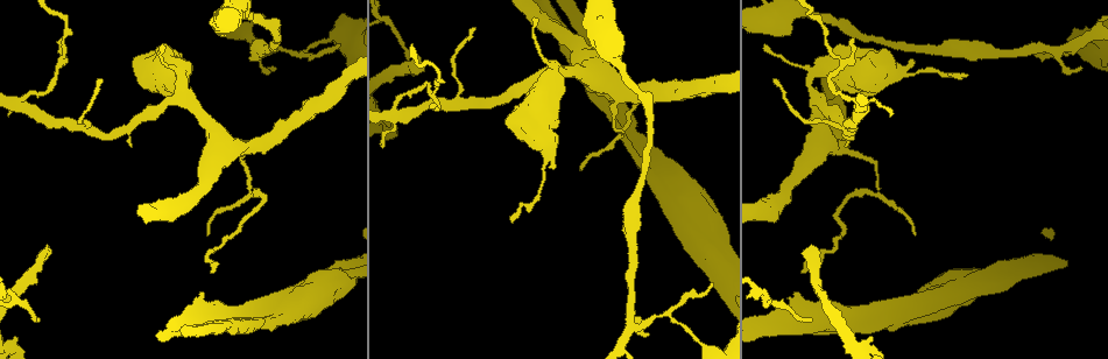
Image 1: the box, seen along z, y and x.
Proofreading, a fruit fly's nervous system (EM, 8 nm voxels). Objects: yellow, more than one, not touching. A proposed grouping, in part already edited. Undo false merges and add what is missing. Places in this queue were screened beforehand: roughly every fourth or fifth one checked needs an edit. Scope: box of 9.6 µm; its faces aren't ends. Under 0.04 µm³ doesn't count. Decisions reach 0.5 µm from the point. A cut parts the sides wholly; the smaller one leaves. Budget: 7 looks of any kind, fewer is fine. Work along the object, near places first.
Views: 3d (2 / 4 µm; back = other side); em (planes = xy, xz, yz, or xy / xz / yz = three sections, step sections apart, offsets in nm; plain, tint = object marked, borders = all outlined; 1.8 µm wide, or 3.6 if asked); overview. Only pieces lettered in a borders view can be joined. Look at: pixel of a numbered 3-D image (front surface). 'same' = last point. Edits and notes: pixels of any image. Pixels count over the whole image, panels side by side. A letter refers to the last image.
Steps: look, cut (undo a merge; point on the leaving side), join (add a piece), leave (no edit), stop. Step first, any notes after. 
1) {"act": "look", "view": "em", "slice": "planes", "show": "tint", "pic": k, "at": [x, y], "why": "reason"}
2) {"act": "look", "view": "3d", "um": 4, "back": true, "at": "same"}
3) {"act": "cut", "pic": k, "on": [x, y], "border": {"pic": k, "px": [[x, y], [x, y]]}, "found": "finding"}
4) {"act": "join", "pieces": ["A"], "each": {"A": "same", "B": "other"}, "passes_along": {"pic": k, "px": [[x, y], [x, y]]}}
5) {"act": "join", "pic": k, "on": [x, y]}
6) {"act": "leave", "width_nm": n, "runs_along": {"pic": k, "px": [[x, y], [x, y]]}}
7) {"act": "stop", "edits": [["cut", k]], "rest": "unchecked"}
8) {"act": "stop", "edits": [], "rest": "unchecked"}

{"act": "look", "view": "em", "um": 3.6, "slice": "xy", "step": 8, "show": "borders", "pic": 1, "at": [550, 87], "why": "calibre changes"}

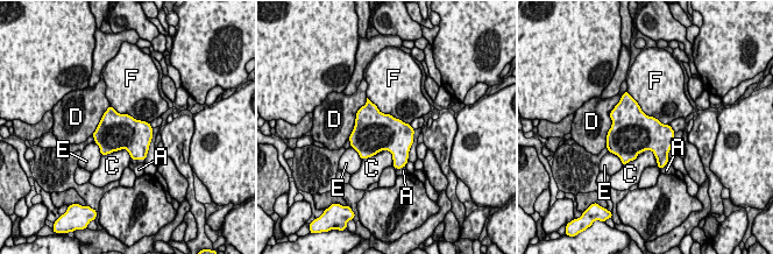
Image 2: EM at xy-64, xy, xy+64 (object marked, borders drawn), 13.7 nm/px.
{"act": "look", "view": "em", "um": 3.6, "slice": "planes", "show": "borders", "at": "same", "why": "cut it another way"}

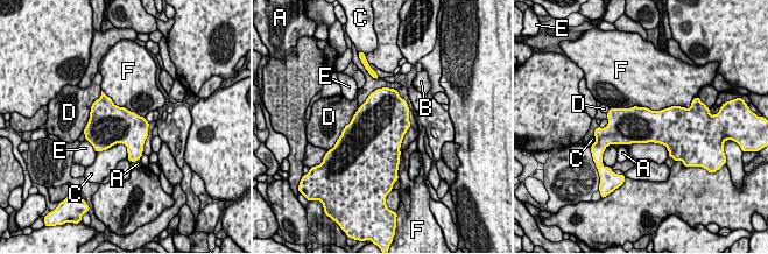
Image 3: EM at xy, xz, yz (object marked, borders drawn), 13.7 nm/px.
{"act": "leave", "each": {"A": "other", "B": "other", "C": "other", "D": "other", "E": "other", "F": "other"}, "border": {"pic": 3, "px": [[680, 105], [610, 108]]}, "found": "one neuron here"}

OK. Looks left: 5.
{"act": "look", "view": "3d", "um": 4, "pic": 1, "at": [419, 58], "why": "branch stops here"}

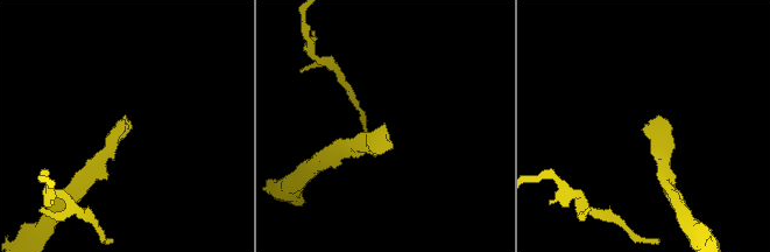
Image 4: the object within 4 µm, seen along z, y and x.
{"act": "look", "view": "em", "slice": "planes", "show": "borders", "pic": 4, "at": [384, 123]}

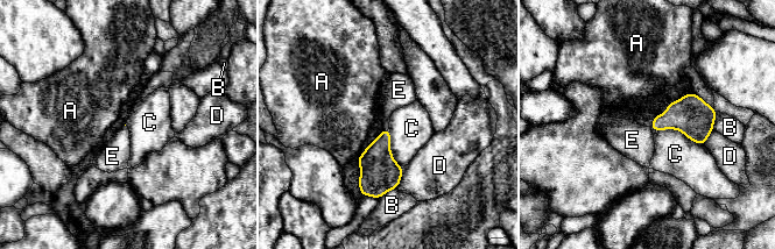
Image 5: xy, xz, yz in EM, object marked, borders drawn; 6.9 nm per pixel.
{"act": "leave", "longest_contact_nm": ["C", 360], "each": {"A": "other", "B": "other", "C": "other", "D": "other", "E": "other"}, "border": {"pic": 5, "px": [[654, 129], [678, 129], [704, 146]]}, "found": "none of them fits"}

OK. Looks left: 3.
{"act": "look", "view": "3d", "um": 4, "pic": 1, "at": [667, 312], "why": "sharp bend"}

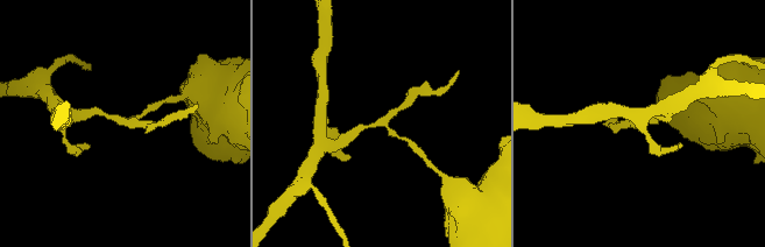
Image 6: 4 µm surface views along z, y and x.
{"act": "look", "view": "em", "slice": "planes", "show": "plain", "pic": 6, "at": [378, 120]}

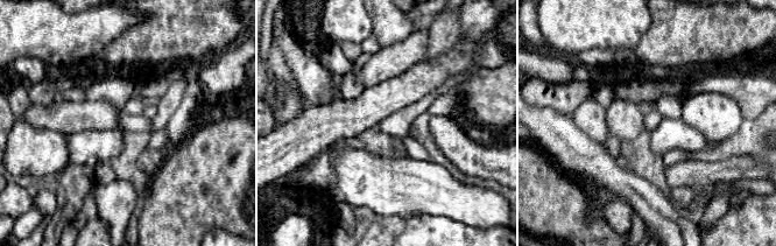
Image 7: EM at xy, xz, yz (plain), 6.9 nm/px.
{"act": "look", "view": "em", "slice": "planes", "show": "borders", "at": "same", "why": "see the neighbours"}

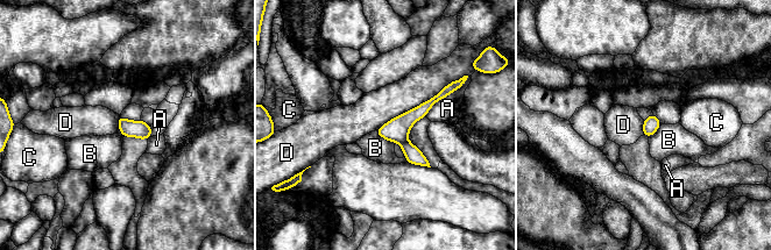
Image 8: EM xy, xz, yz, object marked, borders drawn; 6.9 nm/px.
{"act": "cut", "pic": 8, "on": [396, 130], "each": {"A": "other", "B": "other", "C": "other", "D": "other"}, "border": {"pic": 8, "px": [[407, 138], [401, 144]]}, "found": "a second neuron is stuck on"}

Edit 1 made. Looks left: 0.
{"act": "stop", "edits": [["cut", 8]], "rest": "unchecked"}

